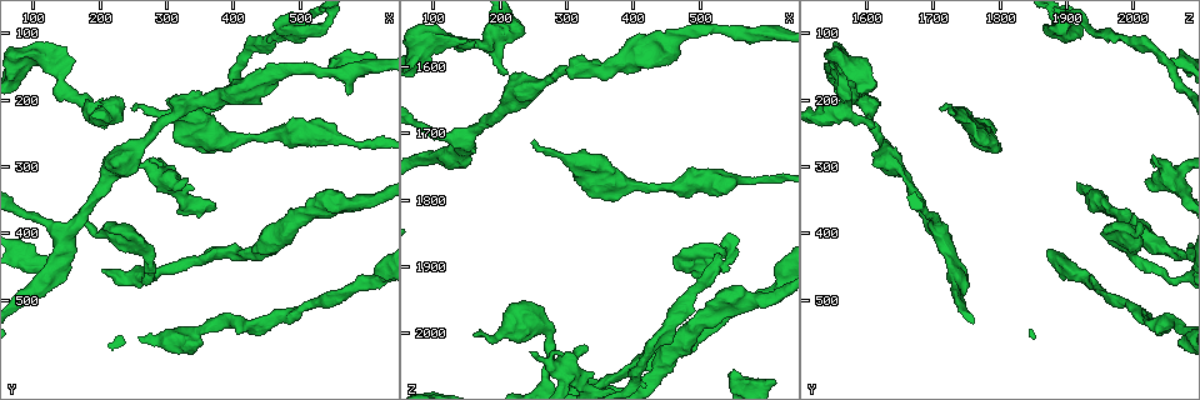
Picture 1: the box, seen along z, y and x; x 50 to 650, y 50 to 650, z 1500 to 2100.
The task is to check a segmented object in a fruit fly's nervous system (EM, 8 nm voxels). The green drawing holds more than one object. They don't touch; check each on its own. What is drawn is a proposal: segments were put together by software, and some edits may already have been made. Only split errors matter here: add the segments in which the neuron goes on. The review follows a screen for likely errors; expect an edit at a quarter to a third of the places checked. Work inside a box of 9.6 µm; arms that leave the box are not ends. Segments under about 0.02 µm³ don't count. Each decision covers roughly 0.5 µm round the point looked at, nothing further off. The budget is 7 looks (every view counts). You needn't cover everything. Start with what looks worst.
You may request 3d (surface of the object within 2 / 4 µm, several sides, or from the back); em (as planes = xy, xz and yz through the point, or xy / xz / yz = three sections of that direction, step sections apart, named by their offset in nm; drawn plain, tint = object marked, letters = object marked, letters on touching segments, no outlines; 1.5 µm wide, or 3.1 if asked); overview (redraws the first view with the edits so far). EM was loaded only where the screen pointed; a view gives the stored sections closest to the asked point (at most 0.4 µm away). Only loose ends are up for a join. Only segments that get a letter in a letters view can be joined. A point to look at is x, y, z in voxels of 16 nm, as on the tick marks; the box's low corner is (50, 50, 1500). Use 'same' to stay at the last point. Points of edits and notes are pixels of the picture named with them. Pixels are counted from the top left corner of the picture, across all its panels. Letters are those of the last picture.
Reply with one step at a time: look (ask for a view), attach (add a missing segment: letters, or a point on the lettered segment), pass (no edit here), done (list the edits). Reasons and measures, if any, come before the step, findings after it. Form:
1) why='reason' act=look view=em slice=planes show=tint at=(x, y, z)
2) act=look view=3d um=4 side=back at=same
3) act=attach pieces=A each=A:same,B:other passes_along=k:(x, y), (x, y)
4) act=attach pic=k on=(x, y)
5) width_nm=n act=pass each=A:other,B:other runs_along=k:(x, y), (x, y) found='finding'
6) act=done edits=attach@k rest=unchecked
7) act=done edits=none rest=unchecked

why='branch stops here' act=look view=em slice=planes show=letters at=(330, 315, 2020)

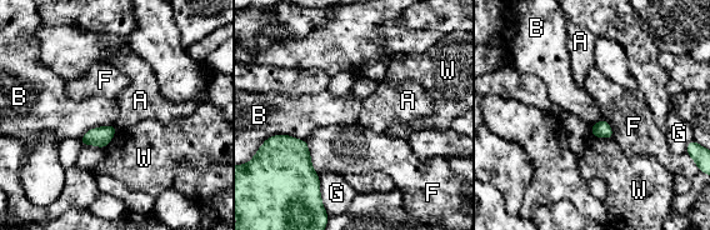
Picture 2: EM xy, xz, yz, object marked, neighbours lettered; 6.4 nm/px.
act=pass each=A:other,B:other,F:other,G:other,W:other border=2:(270, 135), (293, 135), (305, 140) found='none of them fits'

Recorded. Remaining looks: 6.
why='thin end' act=look view=em slice=xy step=4 show=tint at=(255, 210, 1715)

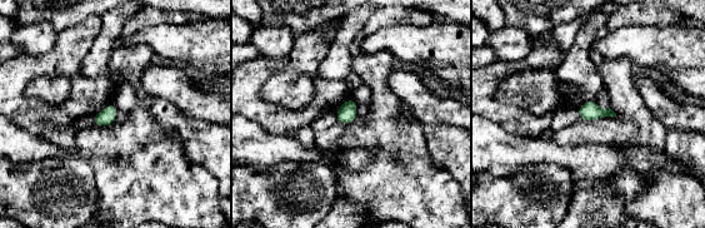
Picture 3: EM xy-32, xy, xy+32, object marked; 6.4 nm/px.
act=look view=em slice=xy step=4 show=letters at=same

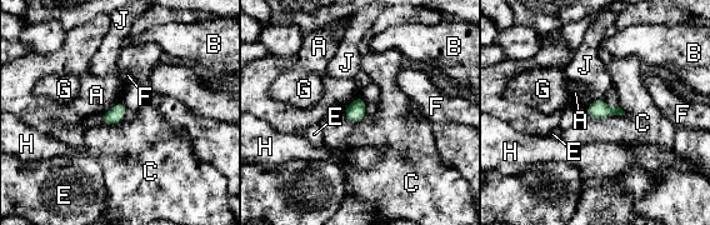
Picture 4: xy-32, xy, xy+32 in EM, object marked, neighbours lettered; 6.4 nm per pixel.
act=pass each=A:other,B:other,C:other,E:other,F:other,G:other,H:other,J:other border=4:(120, 100), (104, 114) found='no lettered segment goes on from it'

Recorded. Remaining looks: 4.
why='branch stops here' act=look view=3d um=4 at=(210, 230, 1610)

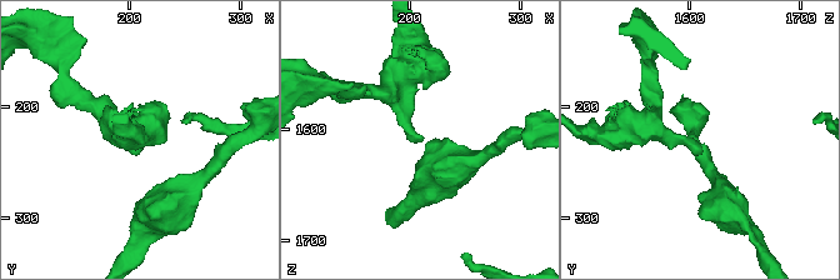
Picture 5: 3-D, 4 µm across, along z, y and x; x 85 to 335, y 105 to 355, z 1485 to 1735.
why='now the EM' act=look view=em slice=xz step=8 show=tint at=(208, 234, 1612)

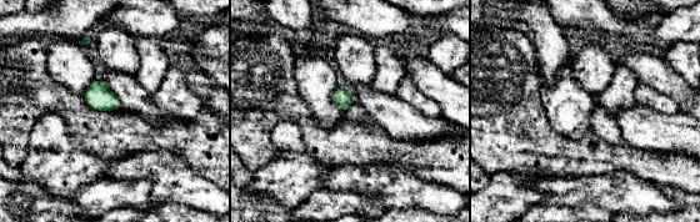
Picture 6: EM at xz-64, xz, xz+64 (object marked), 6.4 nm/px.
why='another direction' act=look view=em slice=planes show=letters at=same

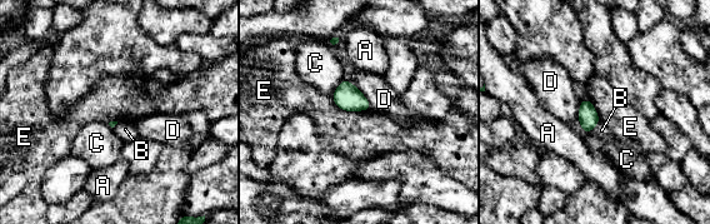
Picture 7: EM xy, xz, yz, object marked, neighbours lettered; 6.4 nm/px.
act=pass each=A:other,B:other,C:other,D:other,E:other border=7:(331, 98), (344, 110), (369, 110) found='no lettered segment goes on from it'

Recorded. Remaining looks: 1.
act=done edits=none rest=unchecked

